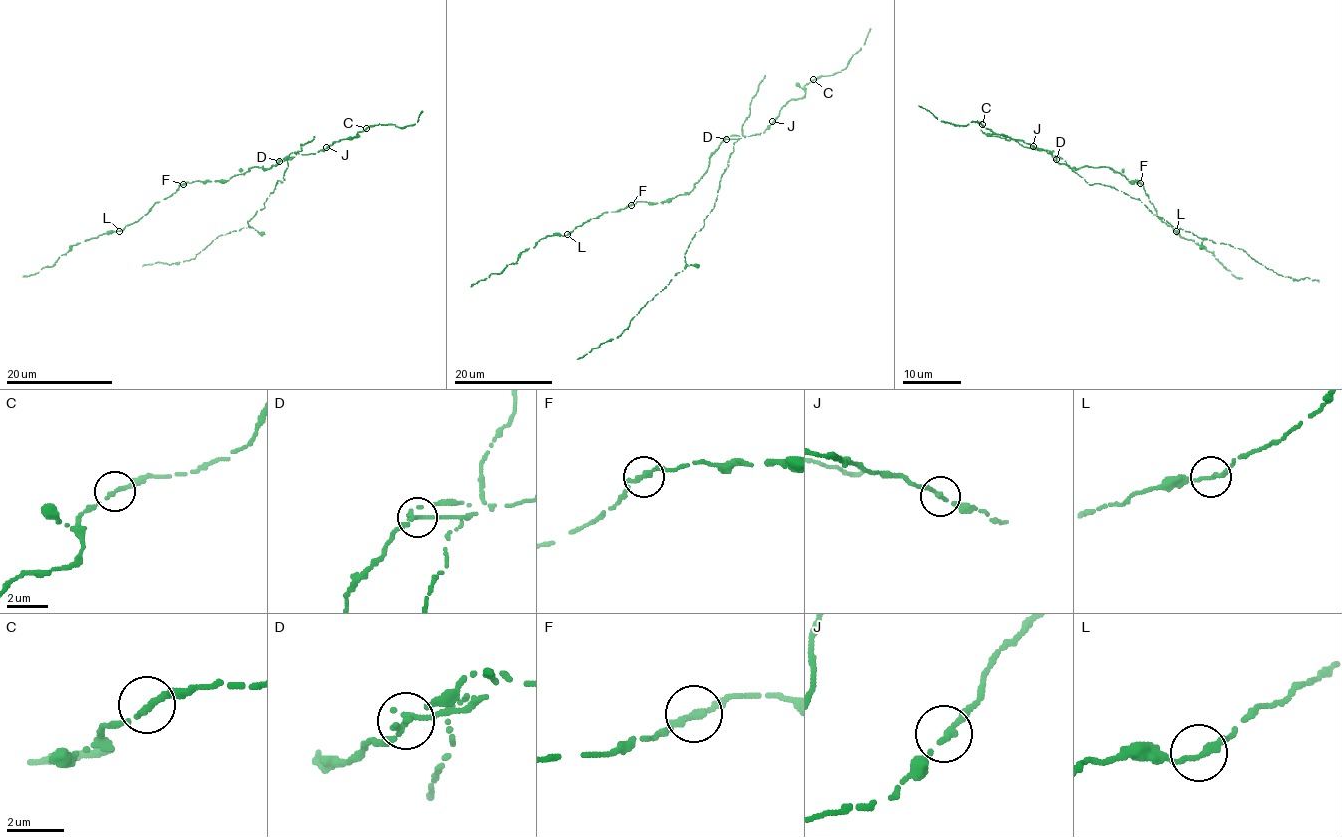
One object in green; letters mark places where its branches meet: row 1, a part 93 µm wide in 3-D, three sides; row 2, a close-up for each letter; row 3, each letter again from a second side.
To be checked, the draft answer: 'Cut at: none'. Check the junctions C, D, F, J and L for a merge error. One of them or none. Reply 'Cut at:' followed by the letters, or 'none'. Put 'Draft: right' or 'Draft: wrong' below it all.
Cut at: D
Draft: wrong

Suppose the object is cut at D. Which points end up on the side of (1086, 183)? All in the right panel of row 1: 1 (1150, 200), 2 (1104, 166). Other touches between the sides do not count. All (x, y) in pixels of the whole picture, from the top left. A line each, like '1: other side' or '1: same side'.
1: other side
2: other side

